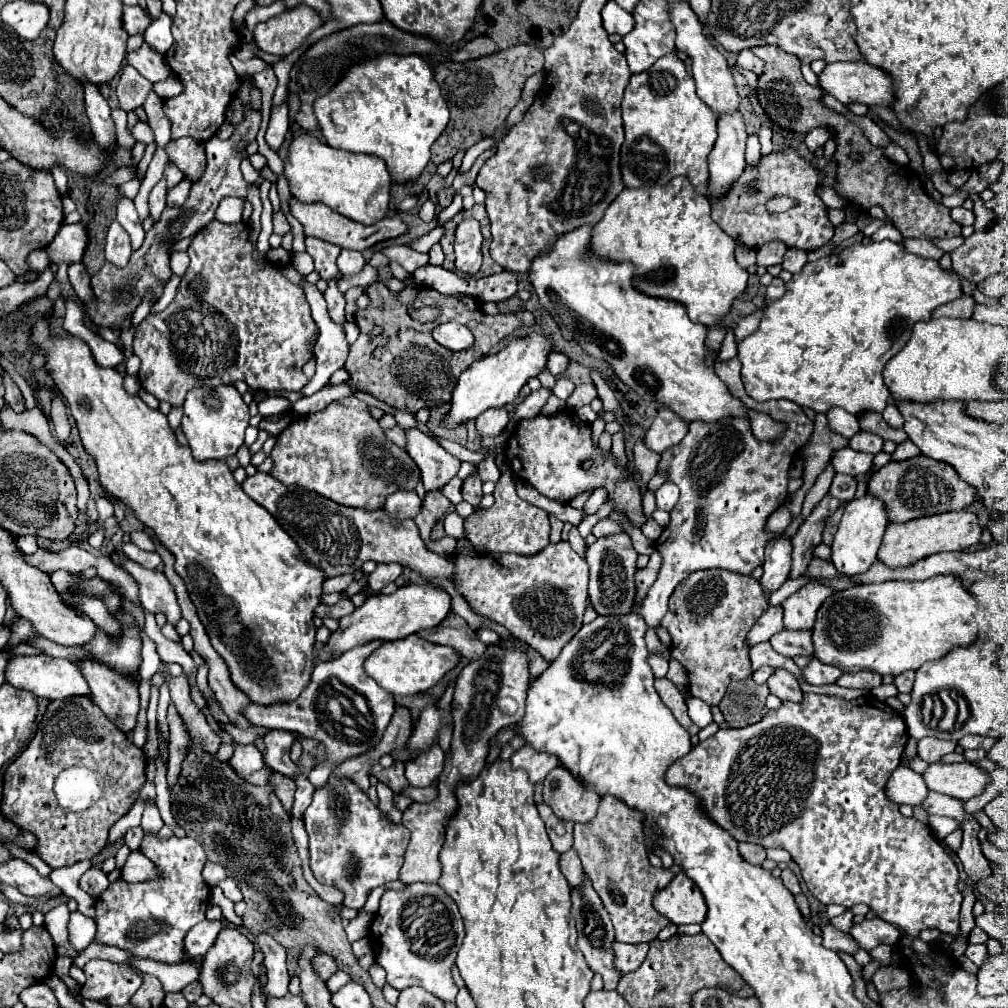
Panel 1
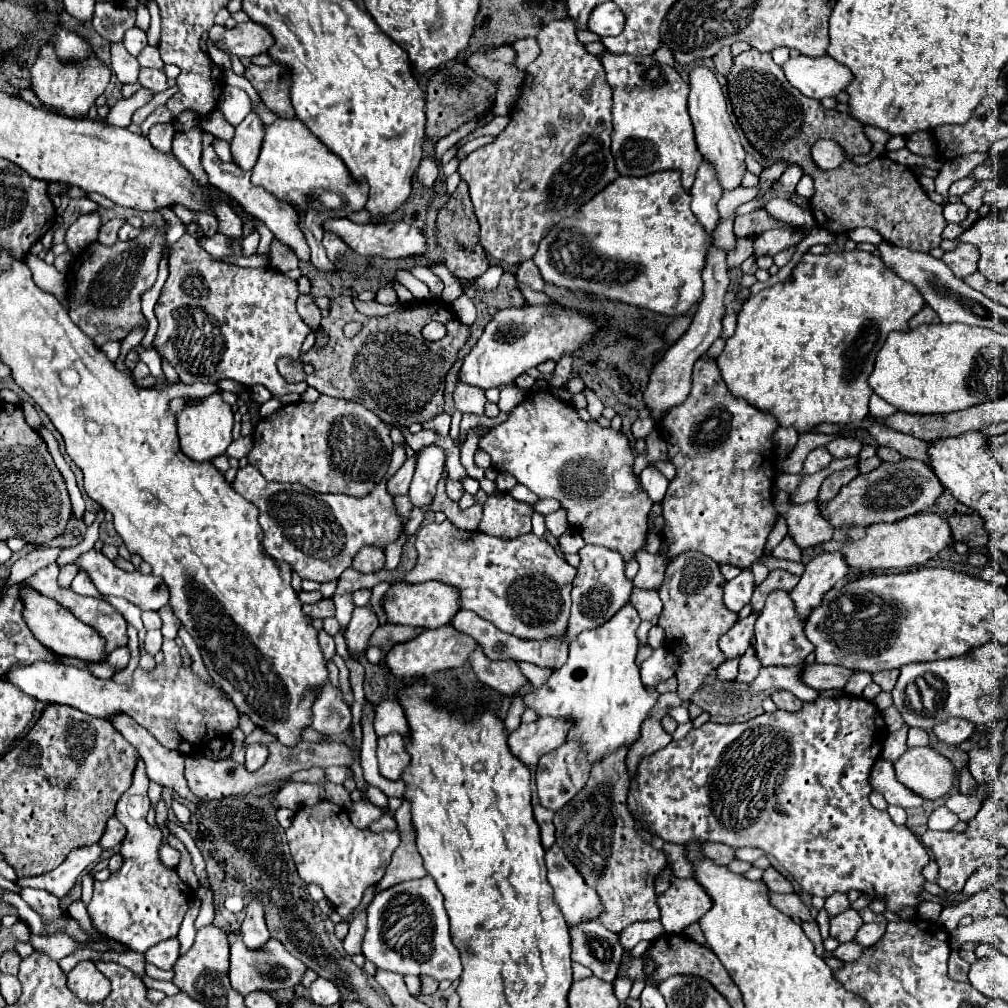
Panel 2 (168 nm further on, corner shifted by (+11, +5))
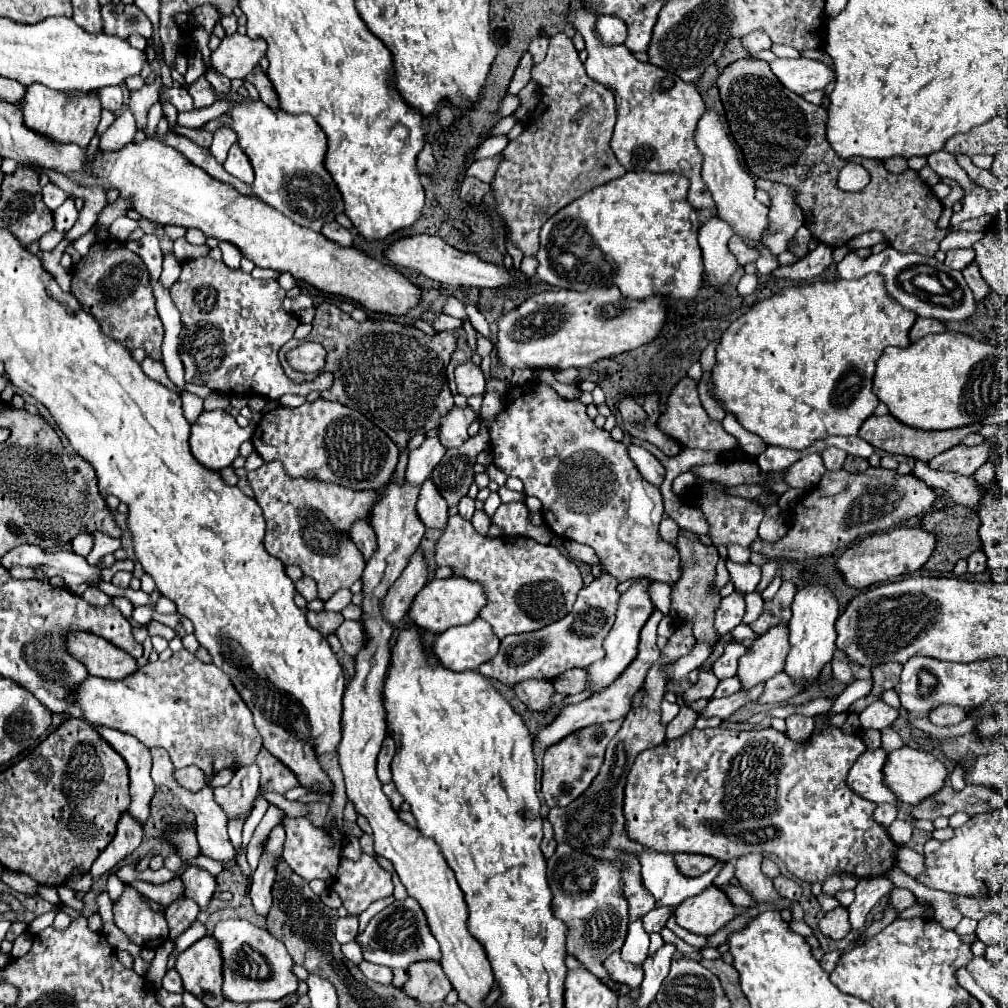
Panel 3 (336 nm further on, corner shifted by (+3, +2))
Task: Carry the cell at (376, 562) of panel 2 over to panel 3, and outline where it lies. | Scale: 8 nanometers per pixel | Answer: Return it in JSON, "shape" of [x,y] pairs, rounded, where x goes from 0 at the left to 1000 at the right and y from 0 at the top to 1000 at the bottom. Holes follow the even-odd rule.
{"shape":[[[352,516],[348,520],[348,536],[352,538],[352,542],[360,548],[362,554],[366,554],[370,548],[372,548],[372,528],[370,524],[366,522],[366,518],[362,516]]]}

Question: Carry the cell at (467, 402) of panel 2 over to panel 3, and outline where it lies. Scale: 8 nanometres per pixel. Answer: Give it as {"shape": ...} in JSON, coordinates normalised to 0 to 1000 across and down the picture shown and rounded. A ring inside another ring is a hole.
{"shape":[[[461,359],[461,361],[453,363],[451,365],[451,379],[453,379],[453,387],[457,391],[461,391],[463,395],[469,391],[481,389],[481,373],[479,373],[475,361]]]}

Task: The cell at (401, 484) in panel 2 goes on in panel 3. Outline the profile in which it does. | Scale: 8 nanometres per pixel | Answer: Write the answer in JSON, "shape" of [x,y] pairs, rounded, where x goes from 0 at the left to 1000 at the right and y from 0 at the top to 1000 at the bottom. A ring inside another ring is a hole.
{"shape":[[[422,435],[422,438],[406,448],[406,460],[402,474],[408,480],[420,480],[428,466],[436,460],[439,454],[438,450],[438,437],[436,435]]]}

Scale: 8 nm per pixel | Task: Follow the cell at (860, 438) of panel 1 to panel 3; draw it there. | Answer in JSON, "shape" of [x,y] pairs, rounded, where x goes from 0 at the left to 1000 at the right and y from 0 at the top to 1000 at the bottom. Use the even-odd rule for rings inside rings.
{"shape":[[[818,444],[814,448],[814,454],[816,454],[816,460],[820,466],[832,466],[832,464],[836,464],[840,448],[832,446],[832,444]]]}

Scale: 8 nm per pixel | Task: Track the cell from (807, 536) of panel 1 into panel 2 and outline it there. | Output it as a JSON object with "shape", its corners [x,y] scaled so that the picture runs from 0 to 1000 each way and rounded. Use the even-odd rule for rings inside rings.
{"shape":[[[771,564],[771,566],[763,566],[761,574],[757,578],[753,578],[749,582],[749,590],[745,594],[745,600],[747,600],[747,606],[755,606],[757,600],[759,600],[759,594],[765,586],[769,584],[787,584],[789,580],[793,578],[793,572],[783,568],[783,566],[777,566],[777,564]]]}

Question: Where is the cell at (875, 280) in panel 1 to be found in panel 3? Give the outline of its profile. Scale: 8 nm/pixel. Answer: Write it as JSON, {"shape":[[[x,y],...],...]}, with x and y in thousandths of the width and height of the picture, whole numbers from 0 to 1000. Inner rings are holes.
{"shape":[[[860,272],[852,278],[830,278],[830,280],[809,280],[801,282],[795,286],[779,286],[777,290],[751,300],[743,310],[735,312],[725,323],[717,329],[715,339],[711,343],[711,361],[707,363],[707,389],[709,395],[715,399],[715,405],[719,409],[725,409],[733,421],[751,431],[761,442],[775,442],[775,444],[785,444],[785,446],[799,446],[807,442],[809,437],[816,437],[820,433],[846,433],[850,431],[852,423],[866,411],[868,403],[872,401],[872,395],[866,391],[866,371],[868,371],[868,357],[872,351],[876,351],[878,345],[882,343],[892,343],[898,345],[902,341],[902,327],[908,319],[908,312],[904,308],[896,308],[890,300],[884,300],[880,296],[880,290],[876,288],[876,278],[870,272]]]}

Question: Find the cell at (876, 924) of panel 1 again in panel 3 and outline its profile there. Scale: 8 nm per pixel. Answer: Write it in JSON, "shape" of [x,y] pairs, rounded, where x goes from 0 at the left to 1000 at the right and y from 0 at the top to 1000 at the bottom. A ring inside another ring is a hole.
{"shape":[[[832,899],[824,905],[820,905],[814,913],[813,913],[813,923],[826,933],[834,933],[838,927],[842,927],[844,917],[840,913],[840,901]]]}

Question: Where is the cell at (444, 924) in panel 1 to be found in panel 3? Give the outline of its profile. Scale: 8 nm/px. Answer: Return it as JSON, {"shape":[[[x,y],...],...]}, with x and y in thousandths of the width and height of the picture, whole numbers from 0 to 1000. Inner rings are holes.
{"shape":[[[410,891],[392,893],[388,899],[372,907],[364,917],[364,921],[354,929],[354,935],[364,954],[386,960],[404,960],[408,954],[414,954],[416,950],[436,952],[436,937],[432,935],[428,923],[424,923],[424,913],[420,911],[420,903],[416,903],[416,897]]]}

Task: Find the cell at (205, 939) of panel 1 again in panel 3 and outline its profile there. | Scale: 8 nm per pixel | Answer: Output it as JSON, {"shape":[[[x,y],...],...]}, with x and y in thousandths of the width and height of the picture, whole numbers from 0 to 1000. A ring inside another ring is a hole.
{"shape":[[[166,962],[164,970],[162,970],[162,976],[160,976],[166,984],[176,984],[176,986],[182,986],[182,974],[180,974],[180,968],[174,964],[174,962]]]}

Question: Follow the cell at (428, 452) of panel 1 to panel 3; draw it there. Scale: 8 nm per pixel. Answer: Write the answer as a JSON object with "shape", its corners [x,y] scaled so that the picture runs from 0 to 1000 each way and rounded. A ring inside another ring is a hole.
{"shape":[[[422,476],[418,480],[418,488],[416,488],[416,496],[414,496],[414,510],[418,514],[418,518],[424,524],[432,524],[432,526],[439,526],[443,522],[443,510],[445,502],[443,498],[439,498],[439,492],[432,486],[432,480],[428,476]]]}

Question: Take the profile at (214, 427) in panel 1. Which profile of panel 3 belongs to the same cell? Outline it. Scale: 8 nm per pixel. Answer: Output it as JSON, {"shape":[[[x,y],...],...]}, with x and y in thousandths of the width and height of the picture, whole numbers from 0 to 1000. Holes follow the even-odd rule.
{"shape":[[[209,407],[209,409],[199,409],[195,419],[189,423],[189,433],[188,433],[188,442],[189,450],[195,454],[197,460],[201,460],[207,466],[221,466],[231,460],[231,456],[237,452],[237,442],[243,437],[249,437],[253,423],[247,421],[245,425],[237,425],[233,415],[225,411],[223,407]]]}

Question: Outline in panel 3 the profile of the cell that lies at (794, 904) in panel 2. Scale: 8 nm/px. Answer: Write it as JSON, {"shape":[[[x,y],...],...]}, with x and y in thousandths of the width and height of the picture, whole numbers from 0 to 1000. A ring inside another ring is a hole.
{"shape":[[[739,847],[729,853],[729,871],[733,877],[747,889],[749,895],[769,895],[775,901],[783,901],[787,895],[777,895],[767,879],[765,873],[755,865],[755,847]]]}

